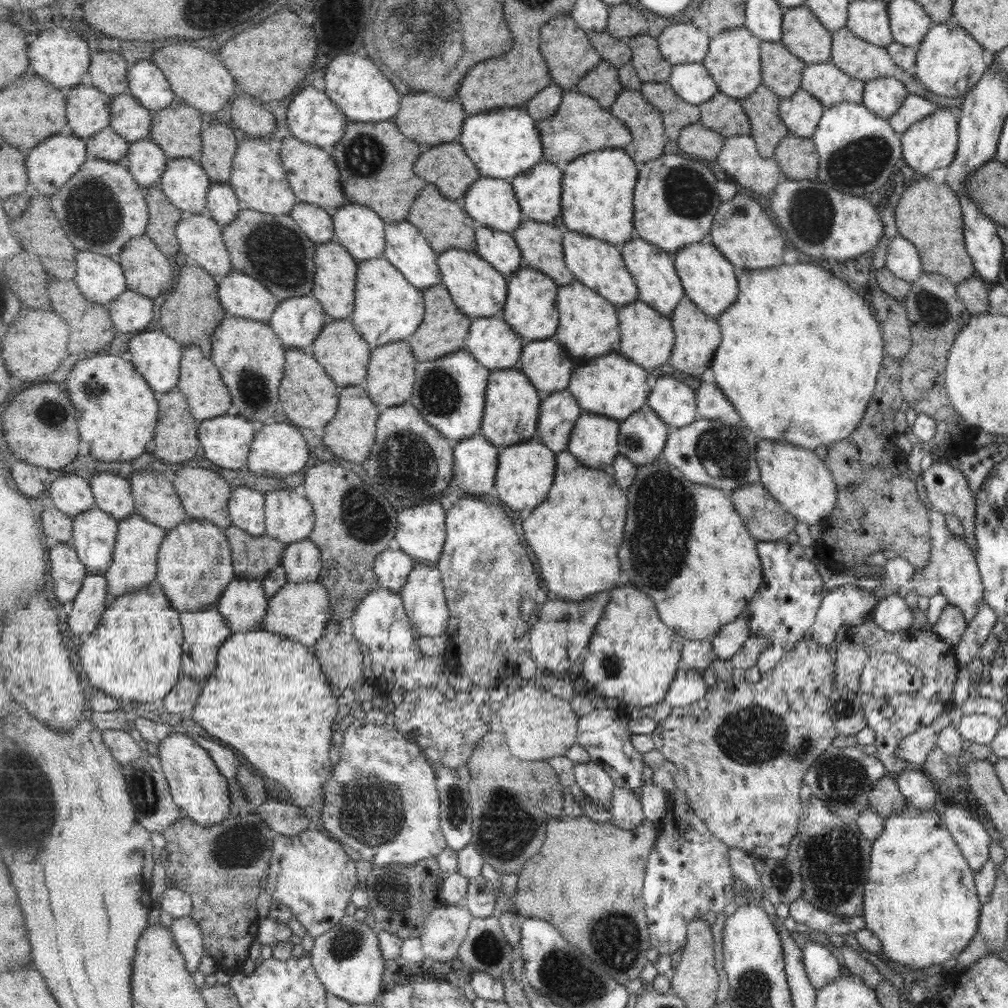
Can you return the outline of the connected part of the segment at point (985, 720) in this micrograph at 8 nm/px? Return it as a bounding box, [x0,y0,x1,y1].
[956,713,999,745]

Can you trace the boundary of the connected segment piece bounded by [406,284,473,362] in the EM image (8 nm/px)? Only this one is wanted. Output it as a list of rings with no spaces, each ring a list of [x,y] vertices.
[[[443,284],[435,285],[424,289],[423,293],[426,304],[424,321],[420,324],[417,332],[412,337],[406,339],[412,346],[416,359],[421,362],[433,361],[466,348],[466,338],[472,329],[473,319],[456,305],[448,287]]]

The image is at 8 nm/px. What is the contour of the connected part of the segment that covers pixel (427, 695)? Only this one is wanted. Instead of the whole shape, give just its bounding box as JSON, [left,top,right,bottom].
[393,686,491,769]

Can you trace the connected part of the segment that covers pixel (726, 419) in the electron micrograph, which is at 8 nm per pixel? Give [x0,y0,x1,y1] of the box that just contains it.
[697,369,743,425]

